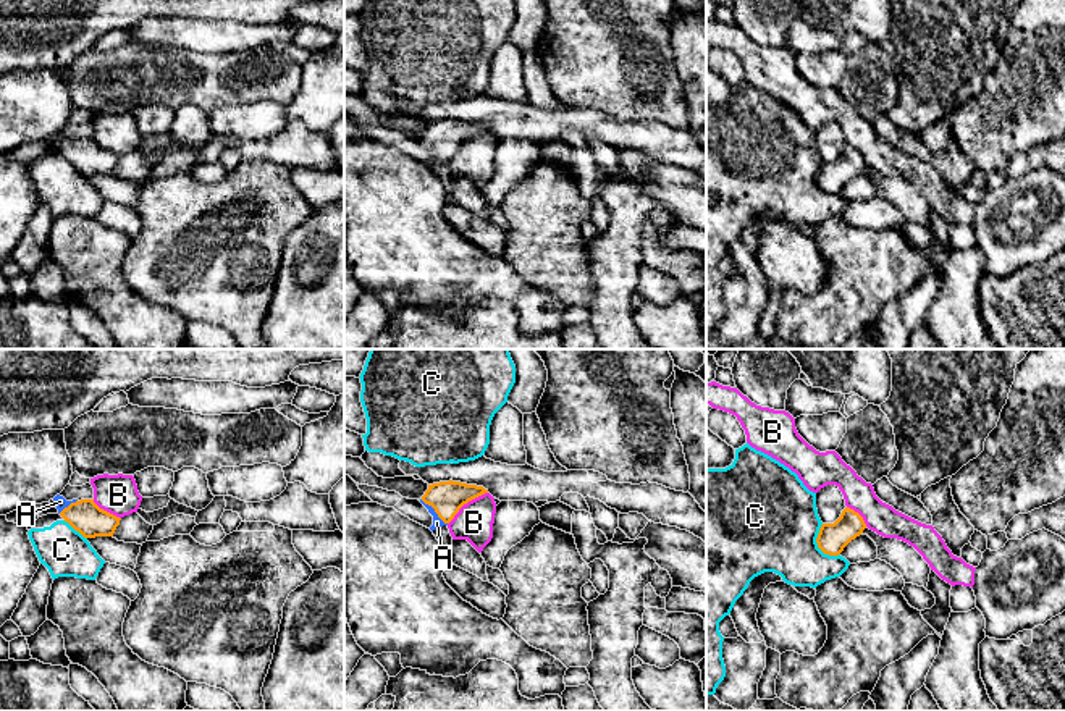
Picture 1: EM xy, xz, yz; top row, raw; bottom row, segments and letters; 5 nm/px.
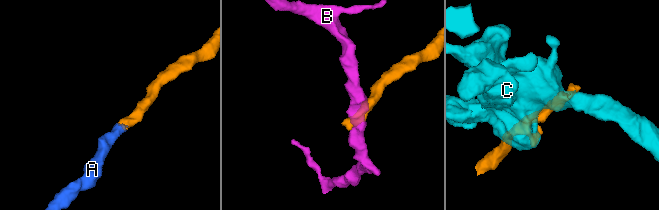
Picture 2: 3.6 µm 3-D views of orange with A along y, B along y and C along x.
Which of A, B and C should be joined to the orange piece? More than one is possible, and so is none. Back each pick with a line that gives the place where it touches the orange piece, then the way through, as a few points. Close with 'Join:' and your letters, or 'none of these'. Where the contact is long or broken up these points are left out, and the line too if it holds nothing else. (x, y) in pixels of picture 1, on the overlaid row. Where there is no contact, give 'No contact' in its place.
A: Touches orange at xz (435, 511). Path across: xz (446, 498), (435, 511), (437, 522)
Join: A

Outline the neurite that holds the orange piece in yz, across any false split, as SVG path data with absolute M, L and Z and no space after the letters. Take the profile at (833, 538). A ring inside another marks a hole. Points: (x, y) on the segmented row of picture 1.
M845 507L834 524L823 524L816 538L818 548L829 556L839 556L844 548L860 536L866 524L863 517Z

